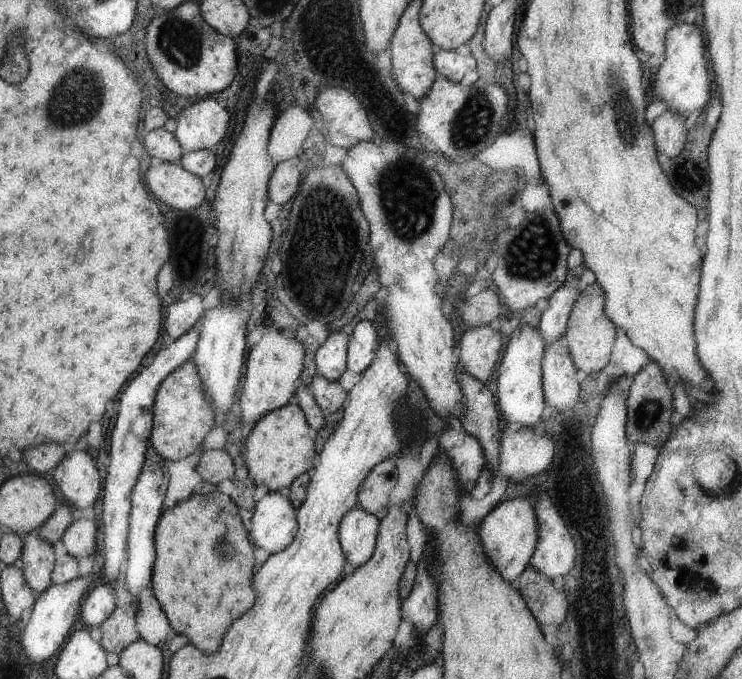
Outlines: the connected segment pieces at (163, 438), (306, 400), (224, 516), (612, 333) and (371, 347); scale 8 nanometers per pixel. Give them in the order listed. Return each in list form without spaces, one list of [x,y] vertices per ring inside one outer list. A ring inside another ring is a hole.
[[[193,360],[184,362],[182,366],[168,374],[159,386],[155,397],[154,428],[150,441],[152,447],[165,460],[184,460],[191,454],[198,453],[206,434],[218,426],[218,415],[215,407],[207,398],[203,379],[200,378],[198,367]]]
[[[304,383],[300,384],[294,400],[298,401],[302,408],[288,403],[288,406],[279,407],[266,414],[253,425],[250,436],[240,452],[250,478],[256,485],[264,484],[270,492],[288,488],[300,474],[310,472],[310,468],[314,466],[312,464],[312,458],[316,456],[314,438],[310,436],[310,426],[306,424],[306,419],[316,430],[320,430],[324,426],[324,414]],[[304,414],[307,414],[307,418],[304,418]]]
[[[218,490],[206,495],[196,494],[184,502],[178,502],[172,510],[164,510],[155,534],[160,558],[156,558],[156,574],[152,574],[154,596],[176,634],[185,636],[206,654],[214,654],[223,645],[224,632],[230,628],[230,624],[259,600],[255,588],[252,546],[238,516],[238,508],[229,496]]]
[[[594,282],[590,286],[581,289],[578,300],[574,303],[569,314],[563,338],[578,370],[589,373],[597,372],[606,368],[611,362],[615,346],[614,340],[616,340],[619,331],[615,323],[607,317],[607,302],[604,302],[604,300],[607,300],[607,298],[604,298],[602,287]]]
[[[360,321],[352,330],[351,345],[348,346],[348,370],[364,372],[376,356],[378,334],[372,321]]]

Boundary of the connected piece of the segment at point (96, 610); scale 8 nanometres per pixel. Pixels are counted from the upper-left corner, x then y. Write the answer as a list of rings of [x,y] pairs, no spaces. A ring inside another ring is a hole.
[[[101,584],[92,589],[88,598],[84,598],[83,609],[80,610],[81,626],[97,629],[116,608],[116,590],[110,584]]]

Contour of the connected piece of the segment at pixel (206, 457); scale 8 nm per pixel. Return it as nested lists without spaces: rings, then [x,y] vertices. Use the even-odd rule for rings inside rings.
[[[224,449],[203,450],[200,452],[196,470],[202,481],[218,486],[222,480],[230,480],[236,474],[232,457]]]

